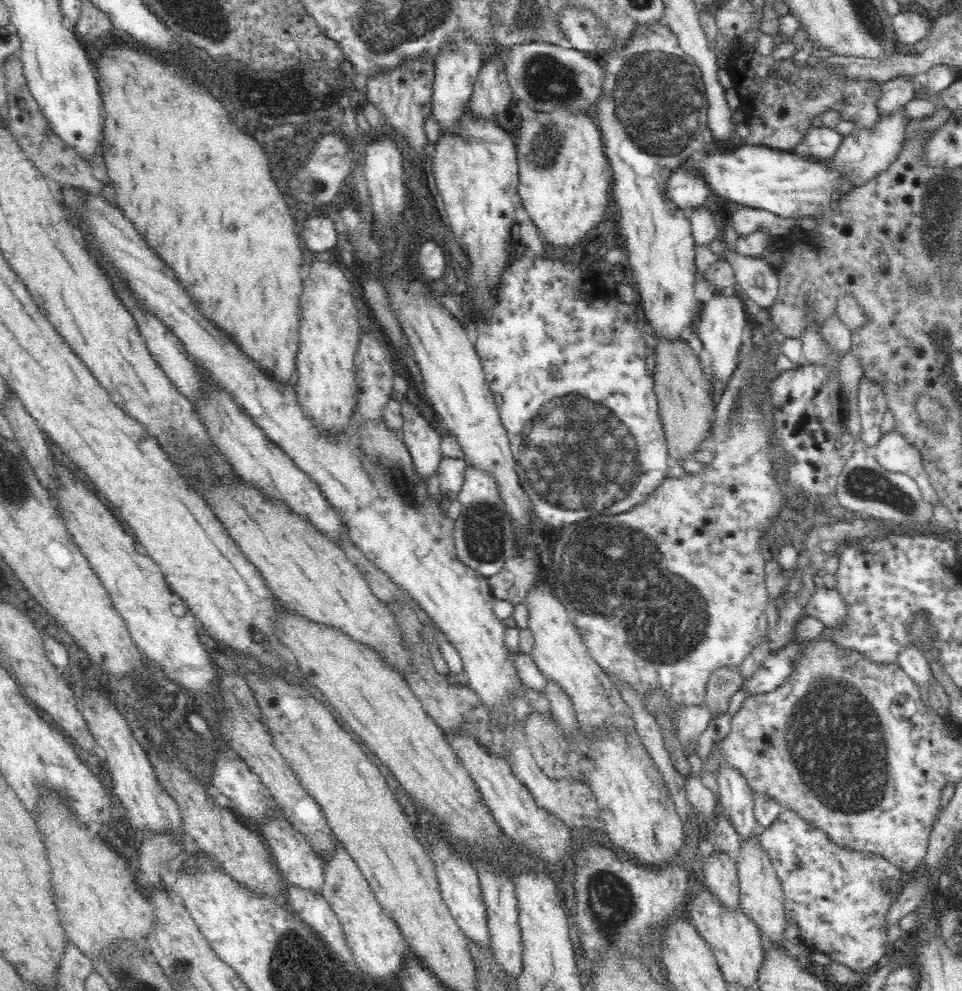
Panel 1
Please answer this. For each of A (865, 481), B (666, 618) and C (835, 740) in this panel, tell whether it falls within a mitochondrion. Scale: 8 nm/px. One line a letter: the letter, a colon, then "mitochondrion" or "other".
A: mitochondrion
B: mitochondrion
C: mitochondrion

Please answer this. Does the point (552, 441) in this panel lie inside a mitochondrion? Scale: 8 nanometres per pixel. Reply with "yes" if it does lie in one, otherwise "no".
yes

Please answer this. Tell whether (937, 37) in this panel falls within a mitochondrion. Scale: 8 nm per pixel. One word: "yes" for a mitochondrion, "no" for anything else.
no

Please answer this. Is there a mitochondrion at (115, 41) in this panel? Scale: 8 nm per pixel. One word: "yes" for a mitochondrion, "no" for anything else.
no

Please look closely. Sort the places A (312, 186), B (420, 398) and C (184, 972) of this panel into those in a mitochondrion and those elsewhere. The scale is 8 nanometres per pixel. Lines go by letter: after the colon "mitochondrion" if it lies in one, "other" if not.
A: mitochondrion
B: other
C: mitochondrion

